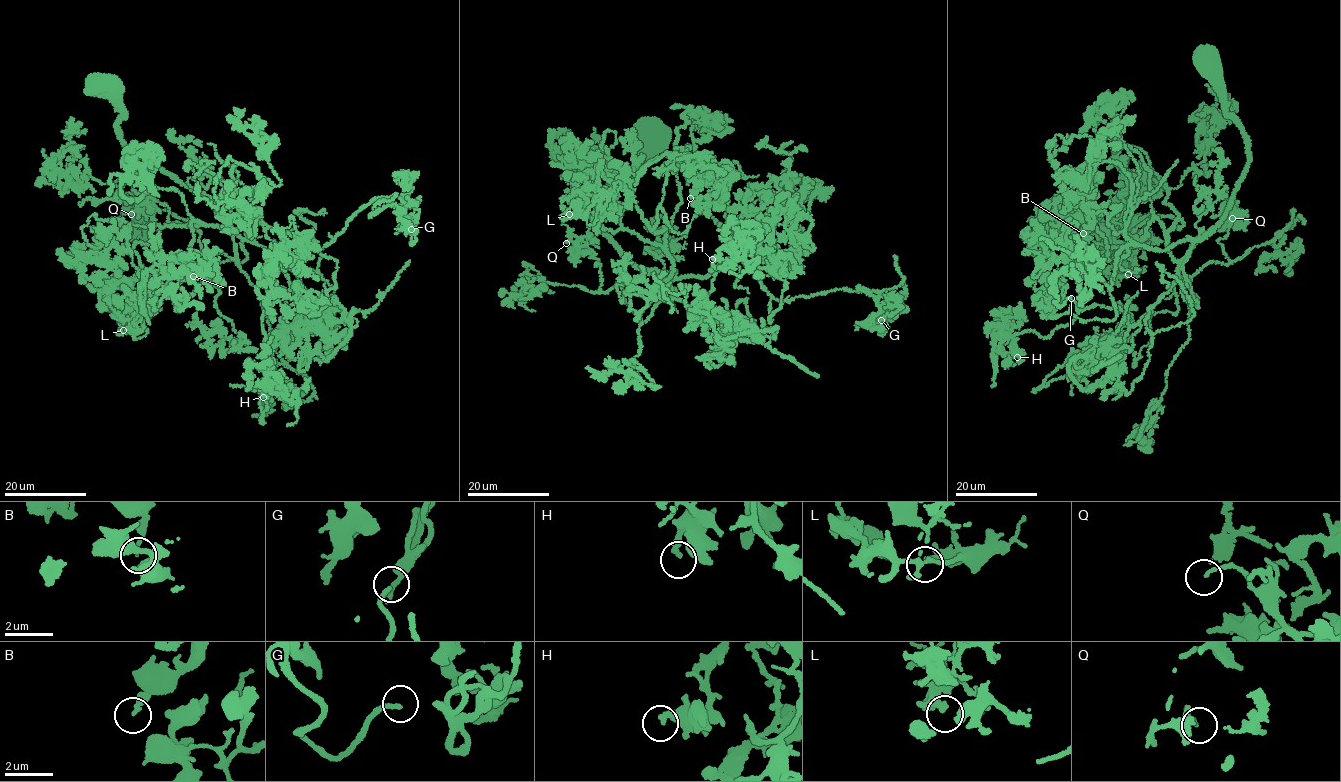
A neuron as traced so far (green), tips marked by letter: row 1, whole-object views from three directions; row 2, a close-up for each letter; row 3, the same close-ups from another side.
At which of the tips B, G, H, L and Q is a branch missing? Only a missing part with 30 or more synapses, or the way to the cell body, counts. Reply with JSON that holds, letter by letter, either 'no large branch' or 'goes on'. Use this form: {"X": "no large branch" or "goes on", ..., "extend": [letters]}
{"B": "no large branch", "G": "no large branch", "H": "no large branch", "L": "no large branch", "Q": "no large branch", "extend": []}

